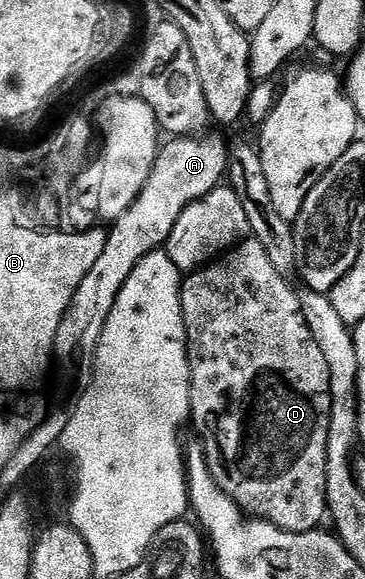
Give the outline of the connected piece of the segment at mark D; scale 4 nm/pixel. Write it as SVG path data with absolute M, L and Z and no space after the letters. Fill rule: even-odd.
M246 239L234 245L228 253L212 260L199 269L194 269L181 282L181 310L185 324L185 342L189 348L189 370L191 371L191 425L197 428L199 444L205 450L209 474L215 483L230 497L241 512L253 519L270 521L275 527L288 533L312 533L322 528L321 520L326 520L327 503L327 423L331 419L331 391L327 375L327 359L319 351L319 343L311 336L311 327L303 319L301 298L298 290L289 286L290 282L267 259L263 243L256 239Z

